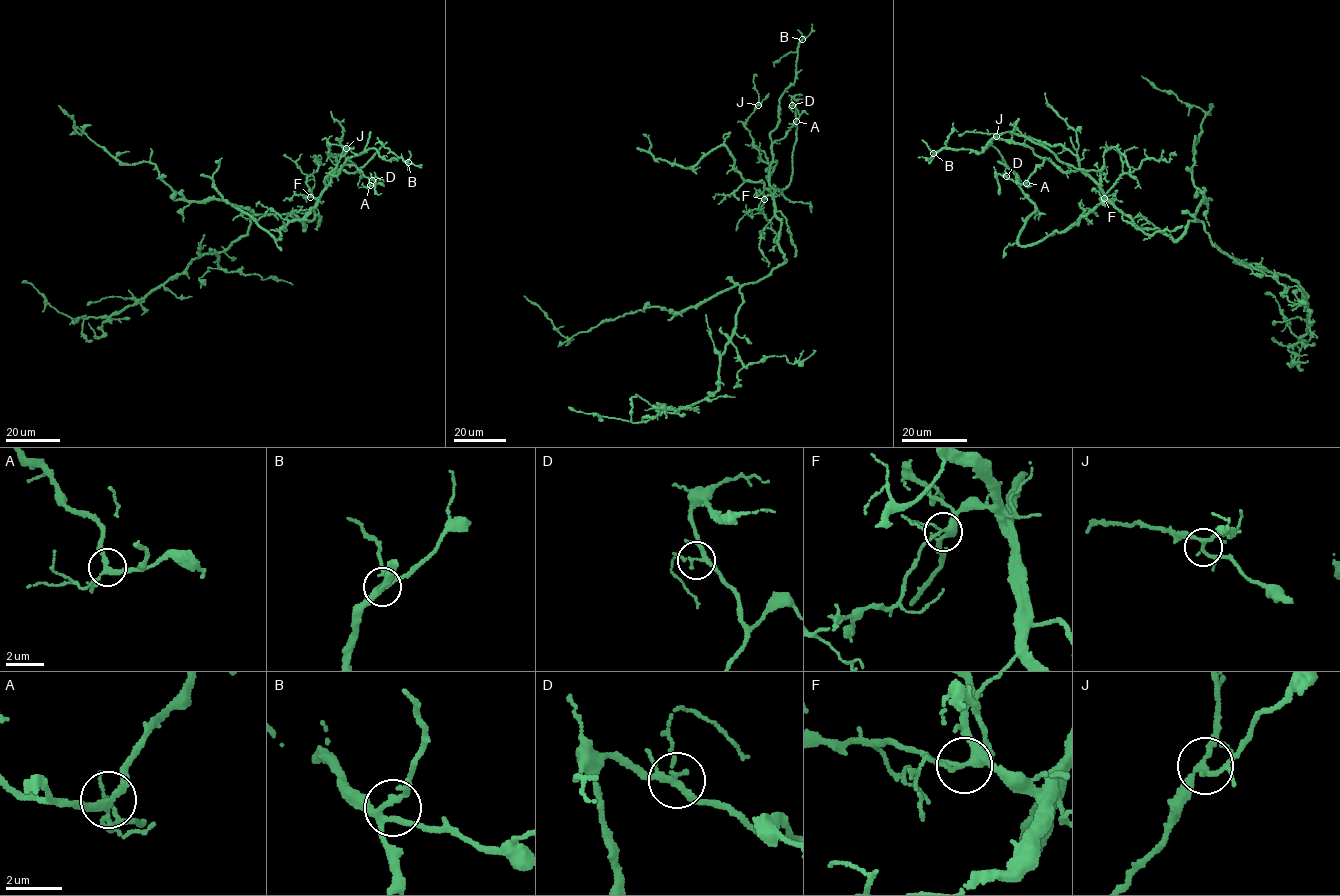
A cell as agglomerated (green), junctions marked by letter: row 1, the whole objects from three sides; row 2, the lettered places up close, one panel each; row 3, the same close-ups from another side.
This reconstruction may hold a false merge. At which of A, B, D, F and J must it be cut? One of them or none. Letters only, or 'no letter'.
no letter

